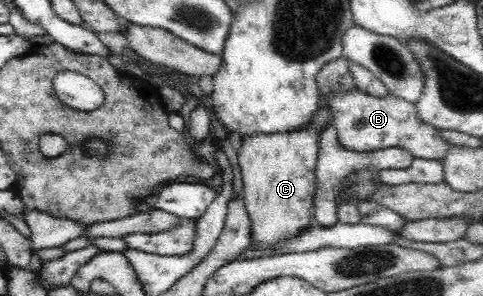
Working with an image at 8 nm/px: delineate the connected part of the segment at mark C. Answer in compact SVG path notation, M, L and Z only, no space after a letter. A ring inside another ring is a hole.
M344 57L332 59L322 65L314 77L314 83L318 88L318 109L312 113L313 117L308 123L302 123L302 127L290 132L256 133L242 136L238 149L238 160L242 170L244 204L251 219L251 243L253 245L261 243L268 249L270 245L278 241L286 241L290 235L294 235L294 231L302 231L302 228L314 224L312 208L317 184L315 166L320 149L320 135L326 126L333 123L329 101L338 92L345 94L358 90L352 72L349 71L349 62Z

